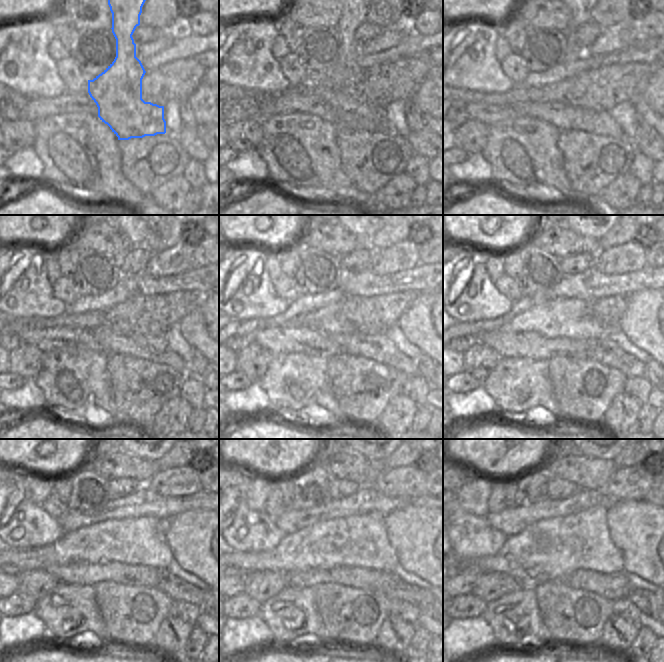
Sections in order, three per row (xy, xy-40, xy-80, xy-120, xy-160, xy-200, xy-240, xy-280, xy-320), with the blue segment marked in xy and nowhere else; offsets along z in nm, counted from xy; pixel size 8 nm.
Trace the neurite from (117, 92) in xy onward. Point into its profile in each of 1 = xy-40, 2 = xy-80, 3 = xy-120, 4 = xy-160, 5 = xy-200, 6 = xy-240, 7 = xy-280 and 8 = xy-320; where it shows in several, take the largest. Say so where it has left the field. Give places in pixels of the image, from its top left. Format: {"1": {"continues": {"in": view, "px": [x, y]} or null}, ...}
{"1": {"continues": {"in": "xy-40", "px": [339, 85]}}, "2": {"continues": {"in": "xy-80", "px": [581, 11]}}, "3": {"continues": {"in": "xy-120", "px": [137, 235]}}, "4": {"continues": {"in": "xy-160", "px": [365, 235]}}, "5": {"continues": {"in": "xy-200", "px": [596, 235]}}, "6": {"continues": {"in": "xy-240", "px": [143, 459]}}, "7": {"continues": {"in": "xy-280", "px": [371, 459]}}, "8": {"continues": {"in": "xy-320", "px": [601, 459]}}}

